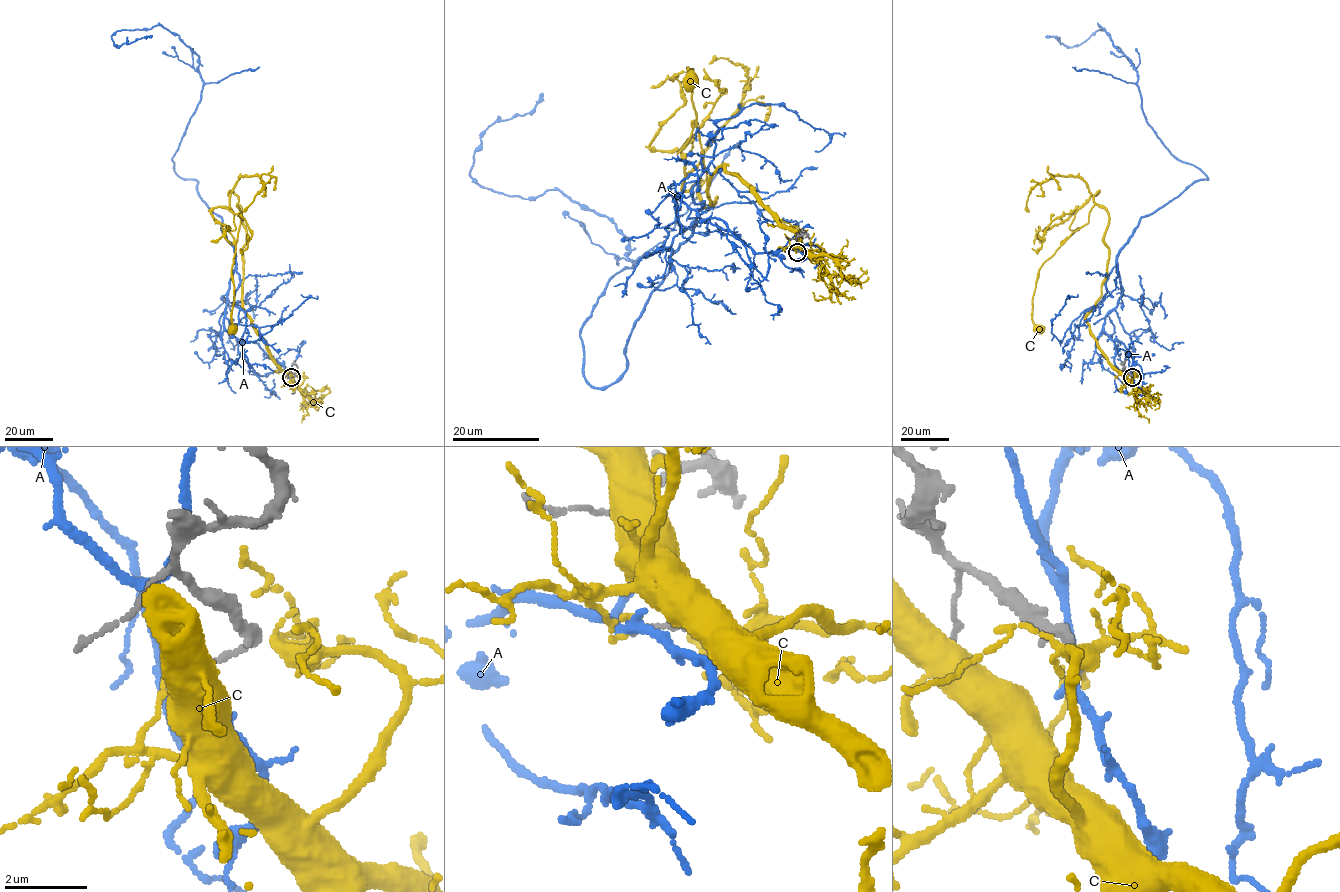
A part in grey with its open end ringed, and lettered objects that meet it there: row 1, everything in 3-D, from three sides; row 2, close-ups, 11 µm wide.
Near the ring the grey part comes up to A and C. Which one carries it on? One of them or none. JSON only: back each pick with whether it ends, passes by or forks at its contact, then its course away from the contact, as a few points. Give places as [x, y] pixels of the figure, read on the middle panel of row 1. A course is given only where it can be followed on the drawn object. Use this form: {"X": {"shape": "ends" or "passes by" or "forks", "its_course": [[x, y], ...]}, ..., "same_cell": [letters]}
{"C": {"shape": "passes by", "its_course": [[798, 252], [795, 234], [723, 166], [710, 177], [714, 203], [699, 197], [707, 174], [687, 69], [691, 79]]}, "same_cell": ["C"]}

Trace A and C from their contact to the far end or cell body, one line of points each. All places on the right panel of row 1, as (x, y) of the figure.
A: (1133, 378), (1103, 326), (1118, 251), (1207, 177), (1157, 135), (1135, 67), (1098, 25), (1073, 46), (1045, 36)
C: (1133, 378), (1130, 382), (1110, 363), (1086, 319), (1109, 258), (1109, 214), (1097, 204), (1038, 272), (1038, 329)

